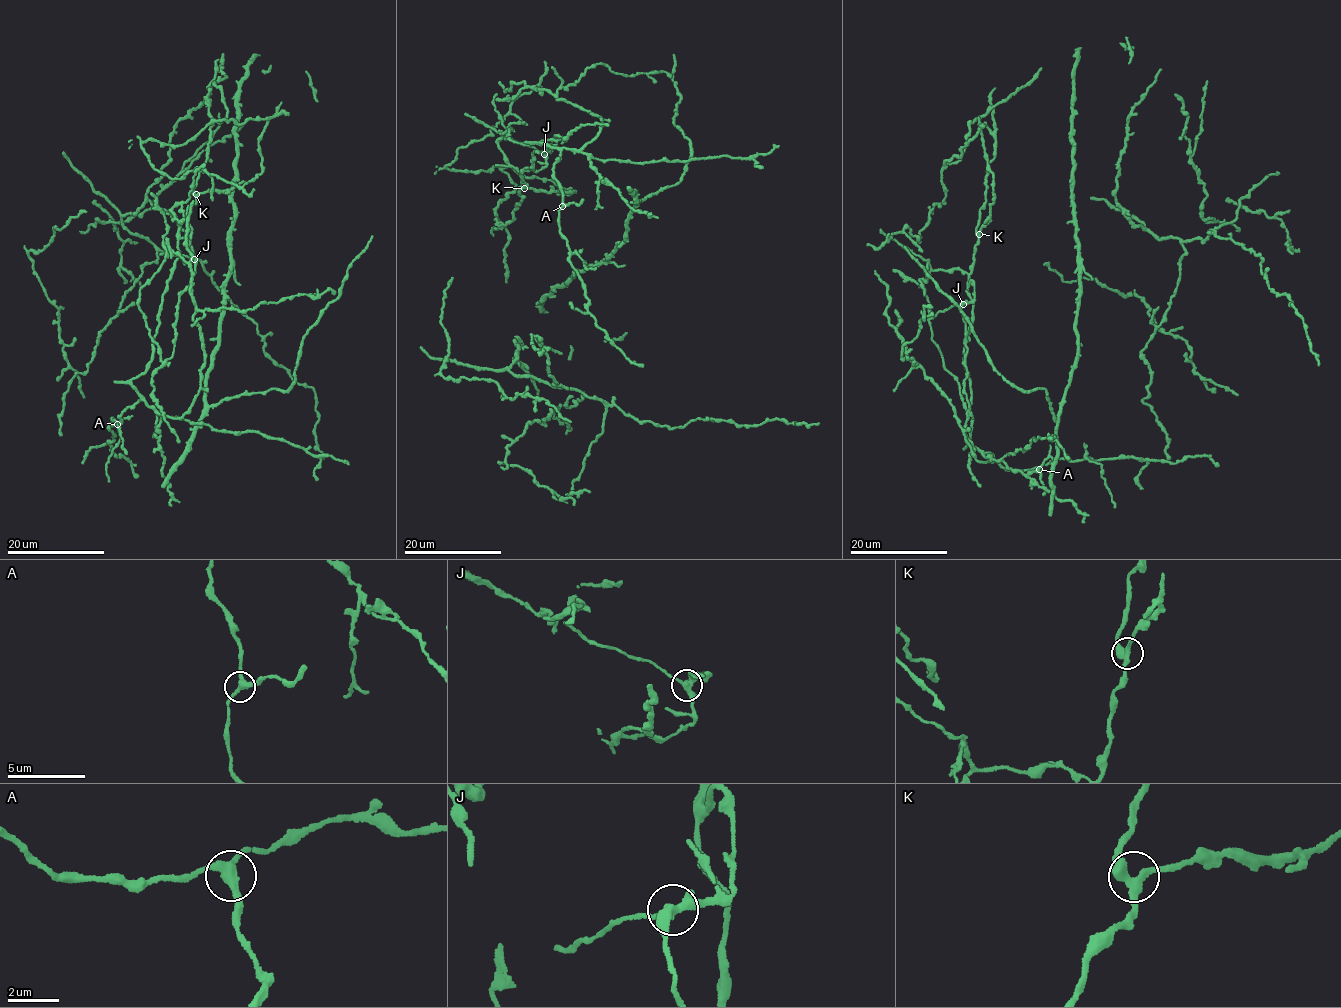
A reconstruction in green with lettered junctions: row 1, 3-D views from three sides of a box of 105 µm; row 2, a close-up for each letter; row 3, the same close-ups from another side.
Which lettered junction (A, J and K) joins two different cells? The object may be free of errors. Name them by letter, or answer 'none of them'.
J

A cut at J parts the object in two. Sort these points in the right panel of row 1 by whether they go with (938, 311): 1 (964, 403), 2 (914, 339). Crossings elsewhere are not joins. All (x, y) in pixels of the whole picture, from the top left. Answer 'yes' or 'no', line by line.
1: no
2: yes

